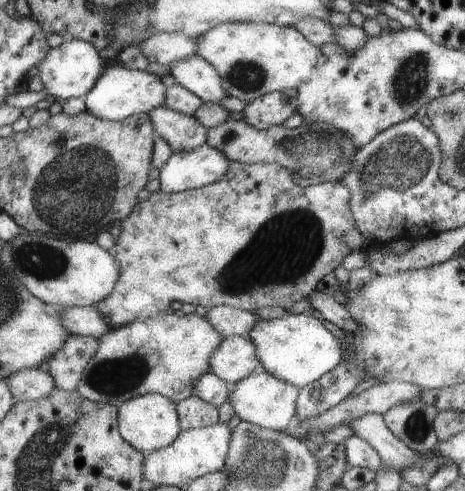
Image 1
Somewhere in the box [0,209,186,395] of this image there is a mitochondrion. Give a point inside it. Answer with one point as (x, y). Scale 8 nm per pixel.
(48, 260)

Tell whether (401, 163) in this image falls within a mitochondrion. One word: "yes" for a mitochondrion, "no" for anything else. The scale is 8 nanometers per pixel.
yes

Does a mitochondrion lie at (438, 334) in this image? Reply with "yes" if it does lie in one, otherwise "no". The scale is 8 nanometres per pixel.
no

